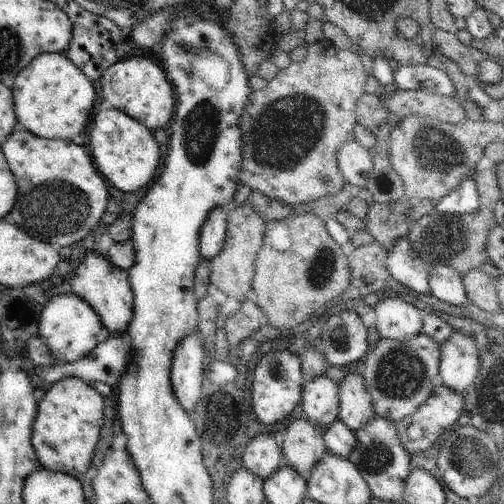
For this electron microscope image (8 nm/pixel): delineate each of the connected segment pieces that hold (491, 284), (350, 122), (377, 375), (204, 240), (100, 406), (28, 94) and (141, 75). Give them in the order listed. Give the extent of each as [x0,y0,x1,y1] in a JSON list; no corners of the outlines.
[[463,266,502,314],[238,38,368,206],[360,332,439,424],[199,206,230,262],[32,378,104,480],[11,53,96,141],[99,56,176,130]]

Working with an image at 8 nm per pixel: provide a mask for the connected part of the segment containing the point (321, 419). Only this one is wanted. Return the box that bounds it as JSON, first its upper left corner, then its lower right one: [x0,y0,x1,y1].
[302,375,340,431]

